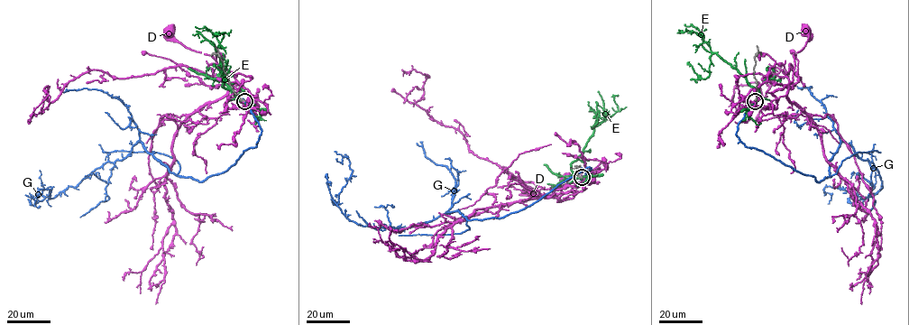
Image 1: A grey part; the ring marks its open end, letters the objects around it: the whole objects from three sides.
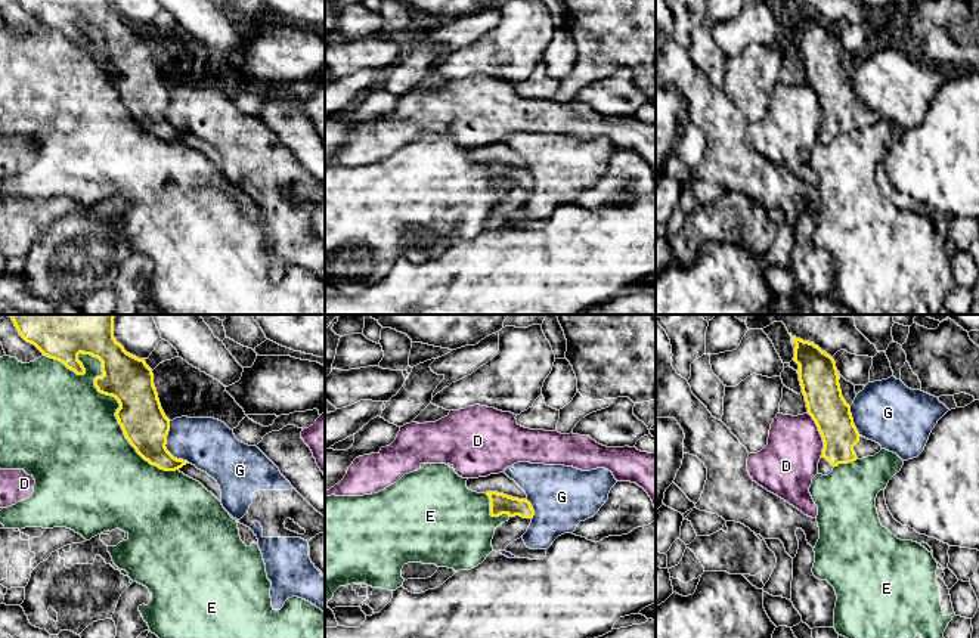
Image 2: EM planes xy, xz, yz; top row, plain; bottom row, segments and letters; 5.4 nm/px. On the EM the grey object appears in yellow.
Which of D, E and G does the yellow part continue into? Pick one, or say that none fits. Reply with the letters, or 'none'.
none

